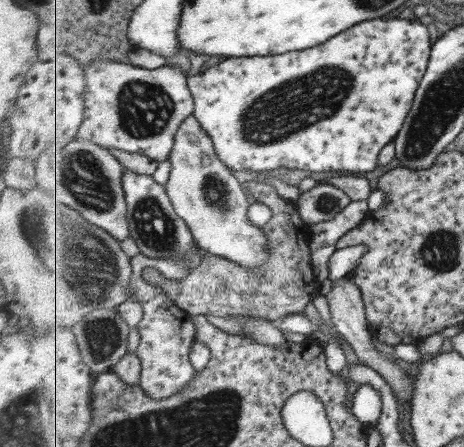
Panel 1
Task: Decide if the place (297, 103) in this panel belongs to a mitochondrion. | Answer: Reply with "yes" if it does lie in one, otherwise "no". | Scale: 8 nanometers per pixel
yes

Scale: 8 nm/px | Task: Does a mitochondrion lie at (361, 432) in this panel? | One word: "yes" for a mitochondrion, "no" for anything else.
no

